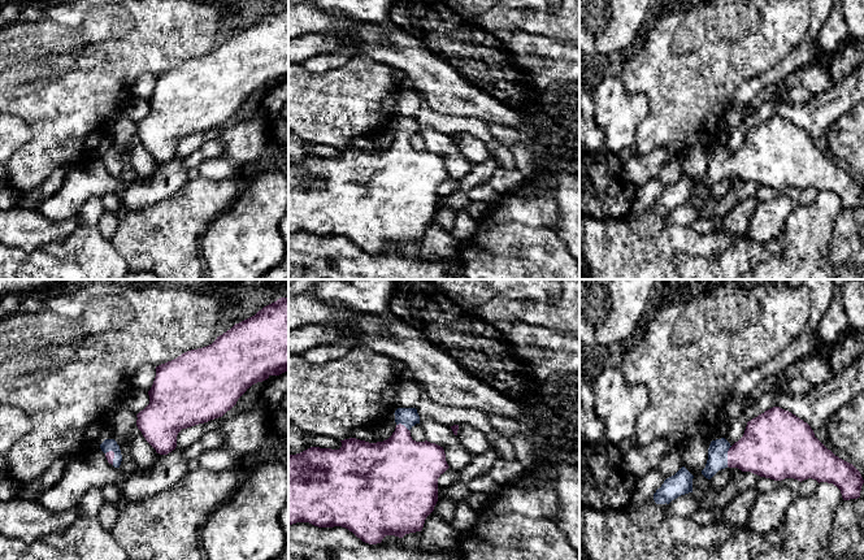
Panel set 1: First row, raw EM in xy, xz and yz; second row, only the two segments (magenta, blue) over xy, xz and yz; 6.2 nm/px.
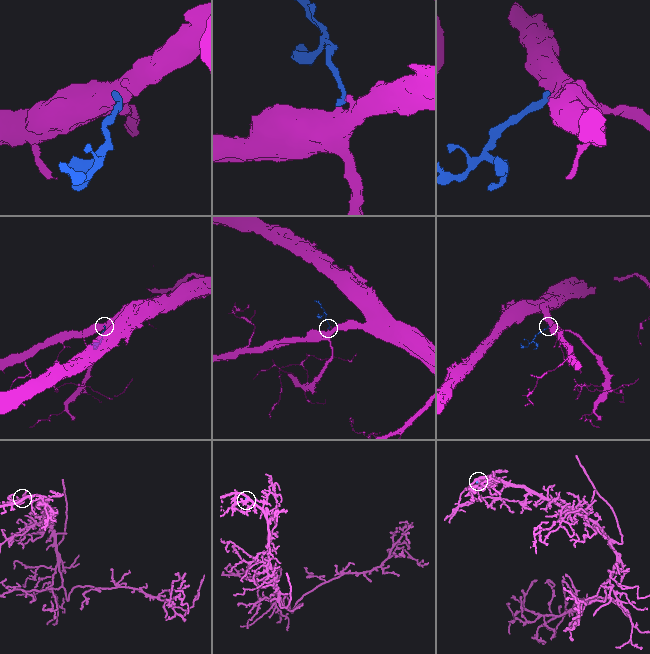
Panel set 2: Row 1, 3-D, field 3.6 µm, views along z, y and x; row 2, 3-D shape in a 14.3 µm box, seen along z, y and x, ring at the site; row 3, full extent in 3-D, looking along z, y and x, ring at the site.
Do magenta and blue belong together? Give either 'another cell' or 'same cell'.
same cell

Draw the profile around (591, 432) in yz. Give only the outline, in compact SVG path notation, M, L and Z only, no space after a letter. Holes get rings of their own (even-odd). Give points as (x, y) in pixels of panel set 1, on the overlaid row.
M579 403L579 439L582 444L598 444L605 442L603 421L594 409L586 409Z

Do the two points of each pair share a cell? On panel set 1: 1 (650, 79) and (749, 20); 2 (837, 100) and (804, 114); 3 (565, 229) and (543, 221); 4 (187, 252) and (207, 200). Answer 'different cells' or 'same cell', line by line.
1: same cell
2: same cell
3: different cells
4: same cell

